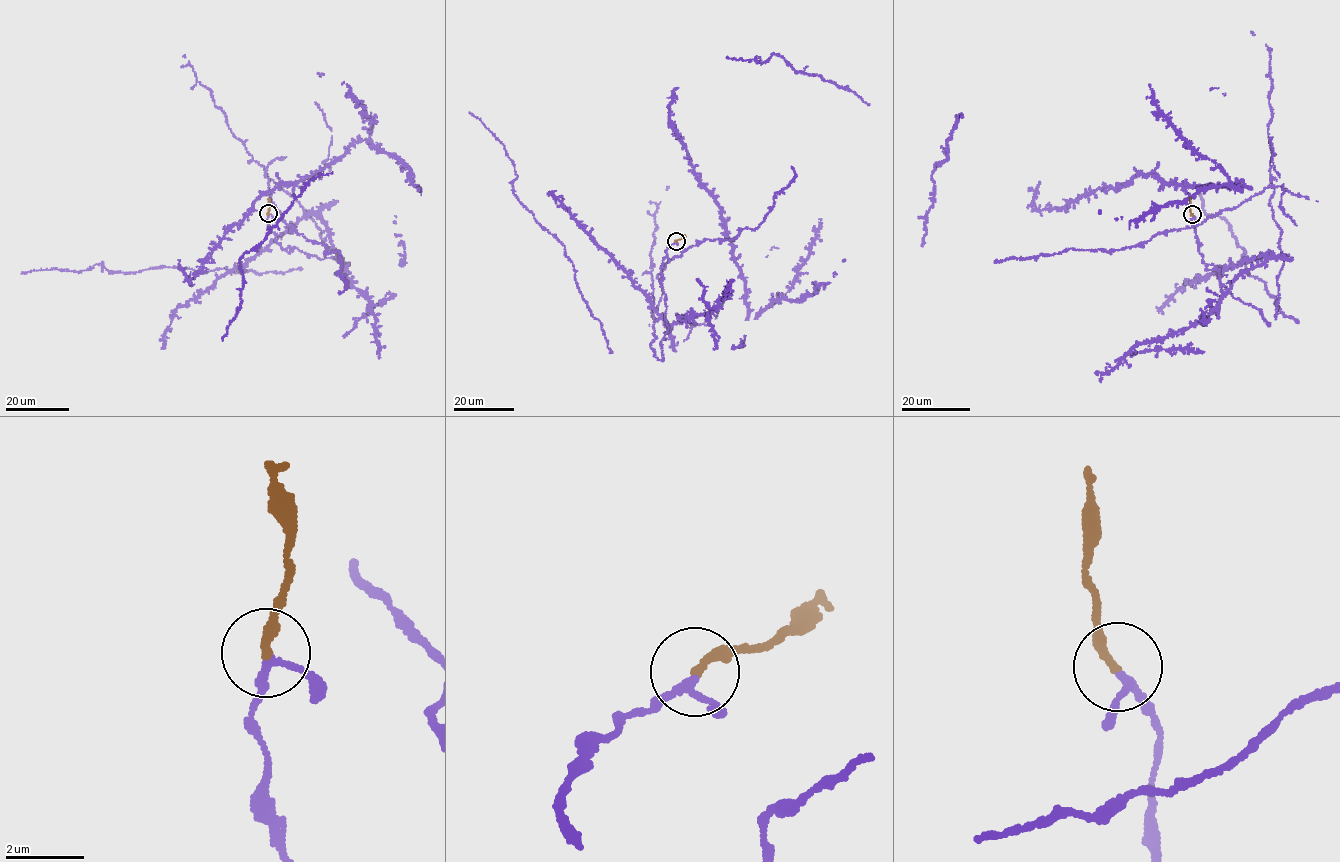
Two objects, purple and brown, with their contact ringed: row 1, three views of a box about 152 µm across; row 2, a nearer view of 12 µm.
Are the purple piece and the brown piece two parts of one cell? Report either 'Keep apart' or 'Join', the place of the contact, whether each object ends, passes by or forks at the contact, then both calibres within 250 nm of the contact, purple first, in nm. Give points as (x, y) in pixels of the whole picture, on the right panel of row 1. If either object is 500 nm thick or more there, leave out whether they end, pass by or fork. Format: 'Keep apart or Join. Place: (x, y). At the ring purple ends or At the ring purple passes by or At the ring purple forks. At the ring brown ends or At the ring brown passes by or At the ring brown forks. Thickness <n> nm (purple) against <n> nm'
Join. Place: (1192, 214). At the ring purple passes by. At the ring brown ends. Thickness 170 nm (purple) against 240 nm

